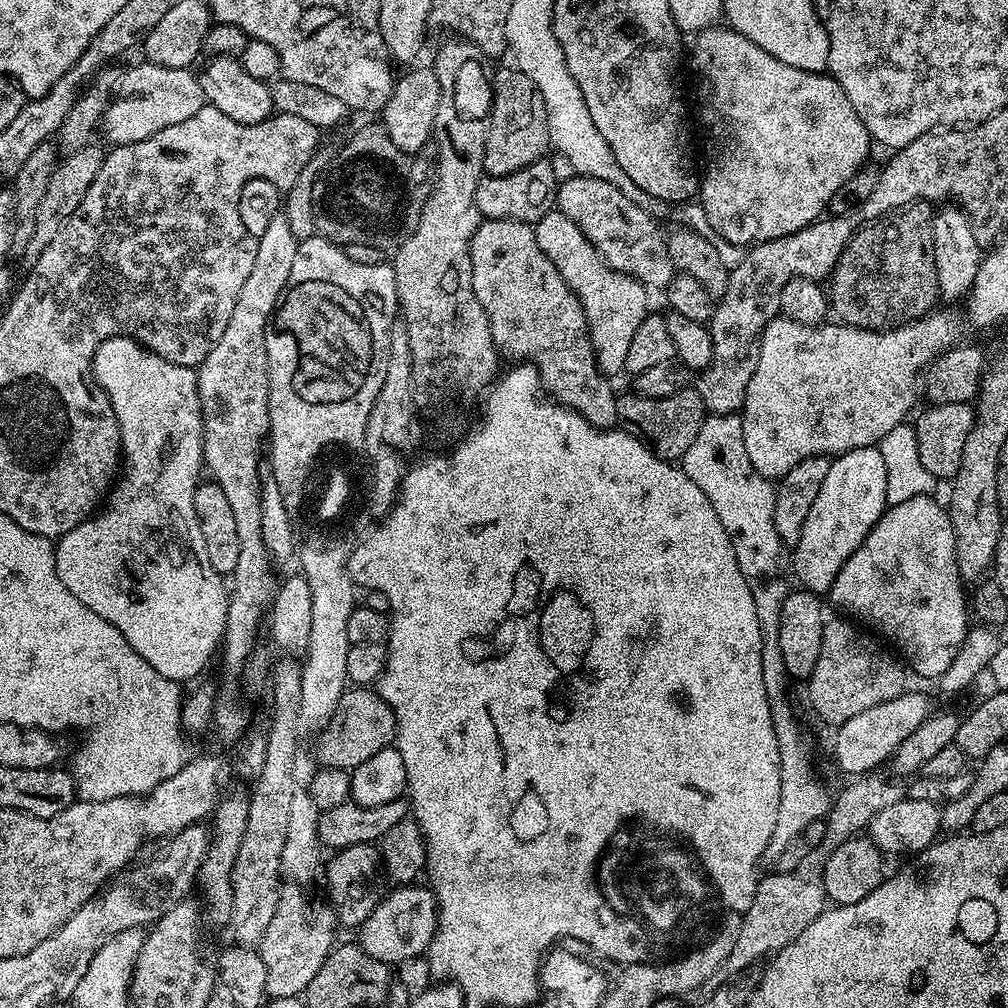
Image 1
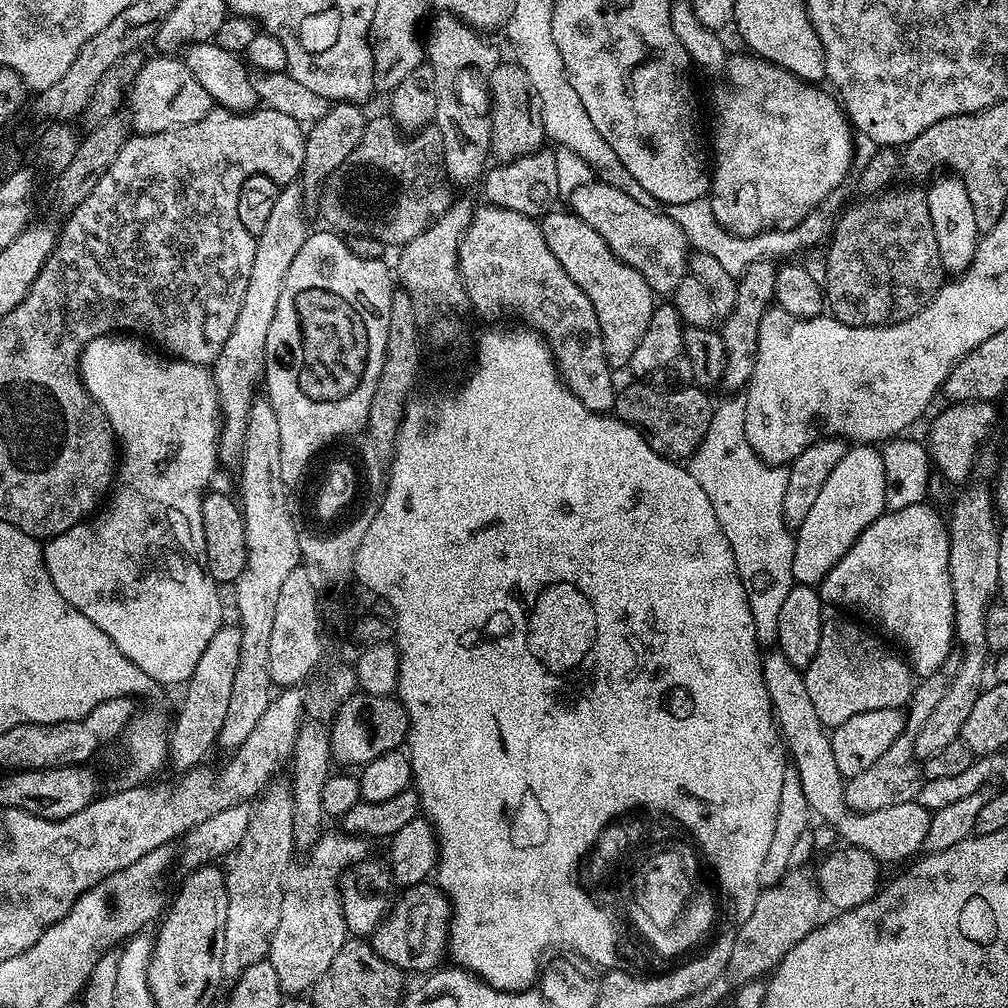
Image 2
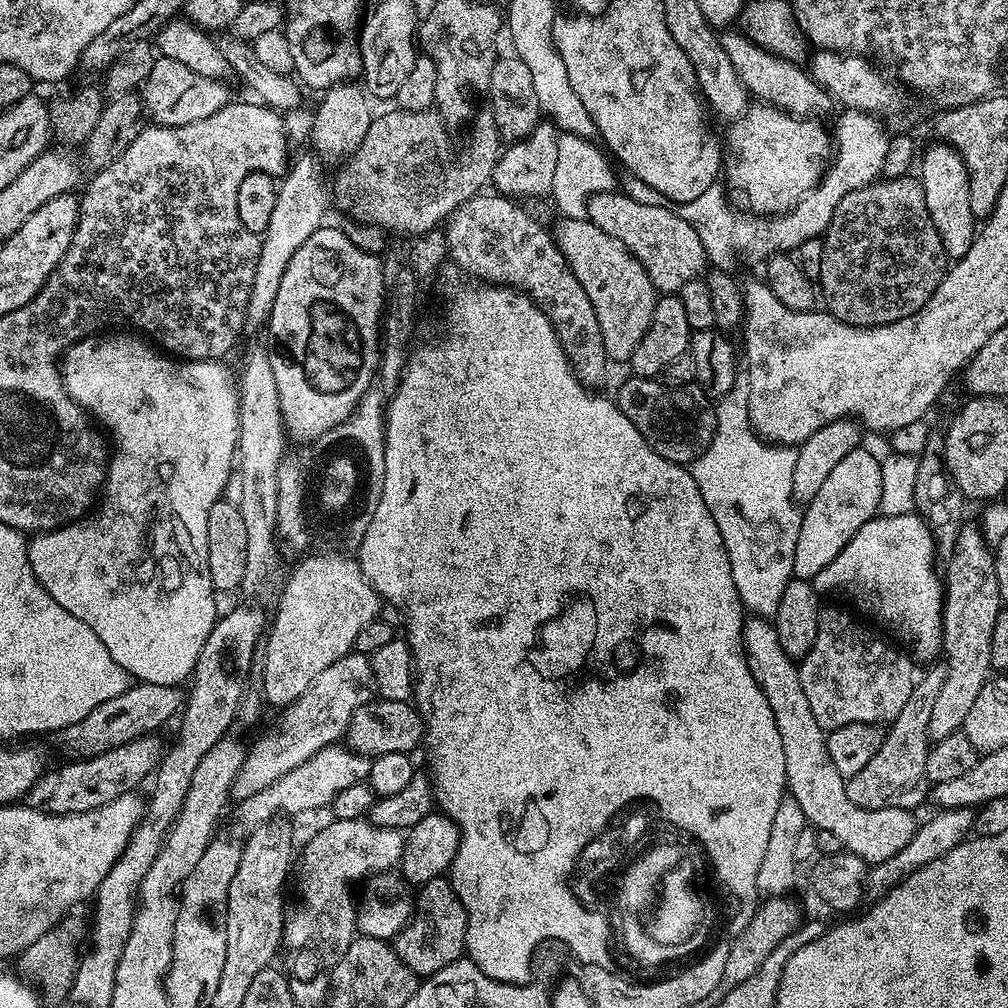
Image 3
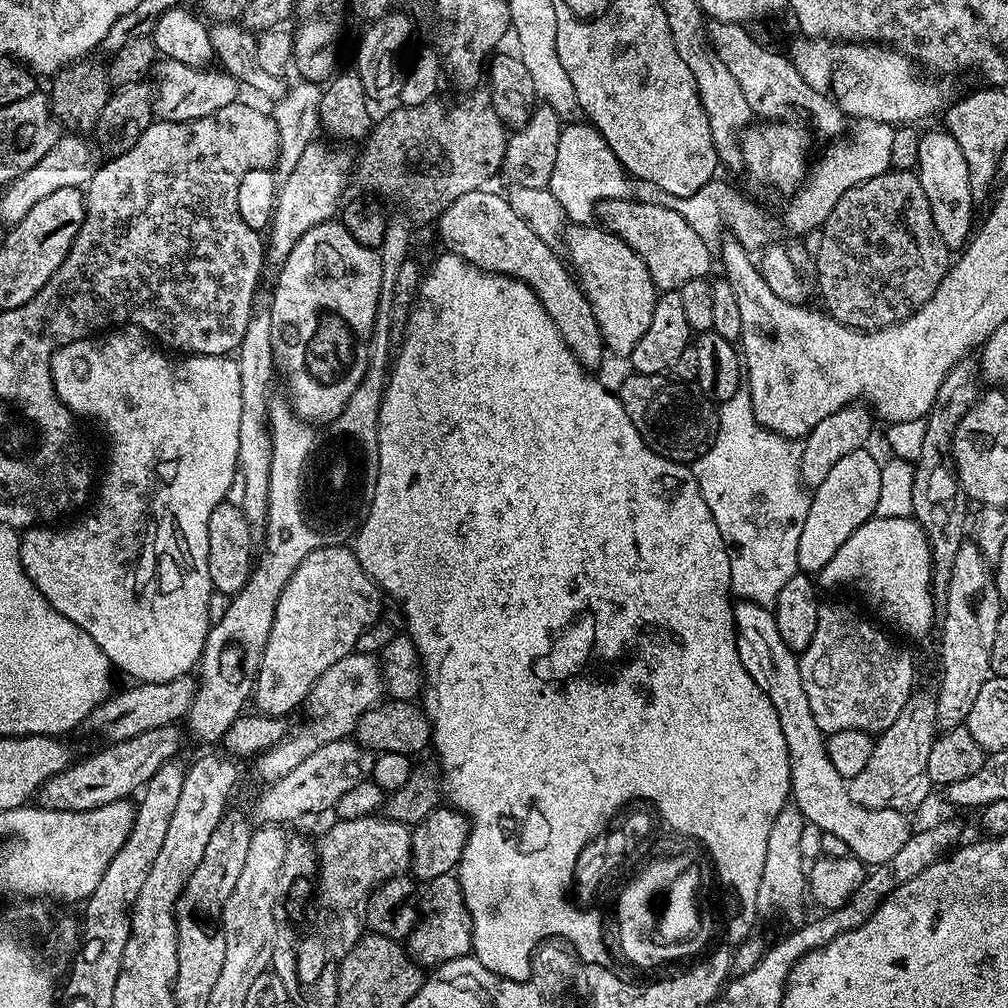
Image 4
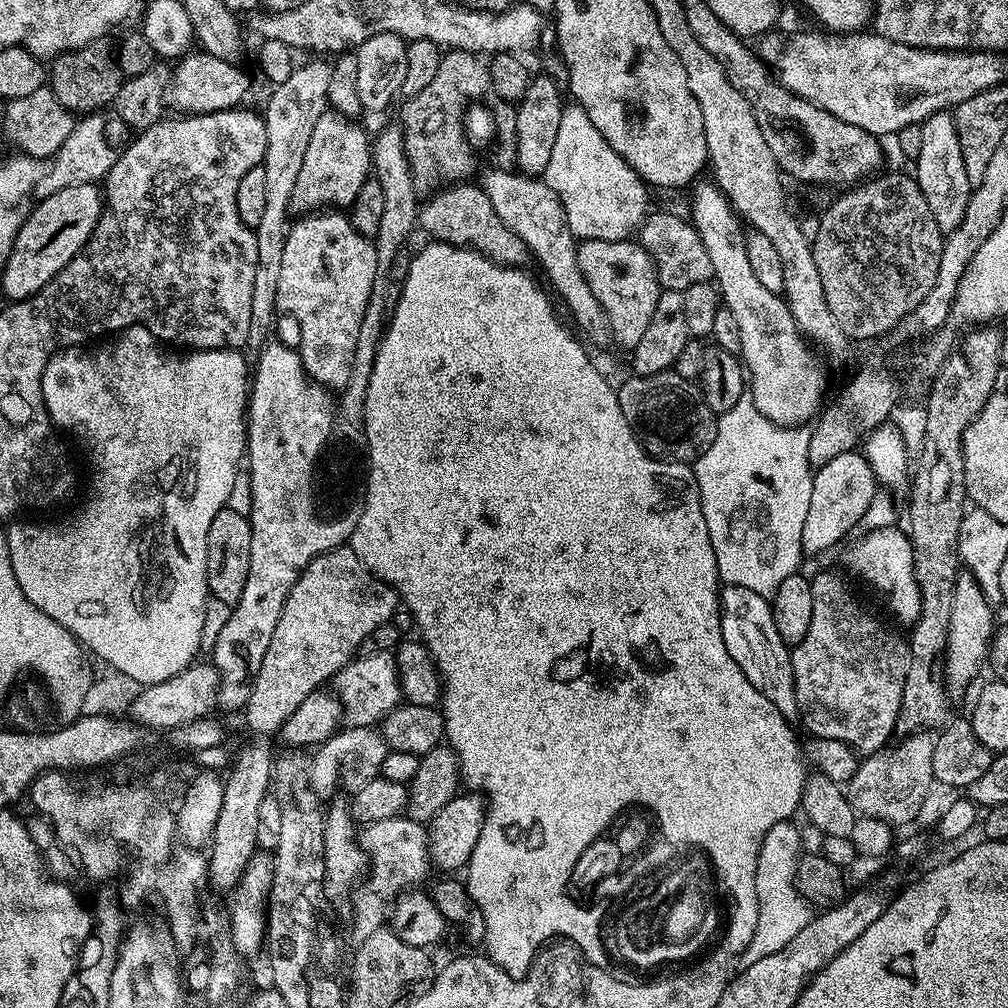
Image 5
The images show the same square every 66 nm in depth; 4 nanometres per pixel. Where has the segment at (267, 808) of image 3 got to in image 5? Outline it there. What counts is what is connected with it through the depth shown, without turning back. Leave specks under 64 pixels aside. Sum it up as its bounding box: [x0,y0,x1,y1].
[306,727,390,797]

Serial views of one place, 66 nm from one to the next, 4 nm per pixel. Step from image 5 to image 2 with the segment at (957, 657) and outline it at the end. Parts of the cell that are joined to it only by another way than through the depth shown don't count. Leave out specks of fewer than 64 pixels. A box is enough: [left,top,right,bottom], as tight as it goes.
[915,483,1001,760]

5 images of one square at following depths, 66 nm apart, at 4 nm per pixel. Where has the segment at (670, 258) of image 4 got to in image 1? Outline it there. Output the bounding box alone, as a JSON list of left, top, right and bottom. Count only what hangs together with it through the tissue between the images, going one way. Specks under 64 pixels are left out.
[554,174,677,290]

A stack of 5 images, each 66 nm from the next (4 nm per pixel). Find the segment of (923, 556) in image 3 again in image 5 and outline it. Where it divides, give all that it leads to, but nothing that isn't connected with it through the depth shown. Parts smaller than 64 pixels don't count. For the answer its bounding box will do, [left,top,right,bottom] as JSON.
[843,526,922,626]

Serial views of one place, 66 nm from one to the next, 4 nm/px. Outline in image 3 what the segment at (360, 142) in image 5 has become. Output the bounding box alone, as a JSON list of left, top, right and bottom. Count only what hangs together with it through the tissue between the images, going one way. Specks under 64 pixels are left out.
[248,155,326,325]

